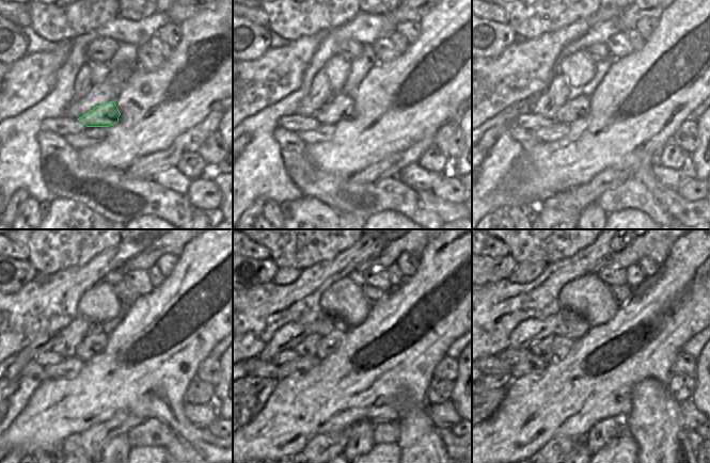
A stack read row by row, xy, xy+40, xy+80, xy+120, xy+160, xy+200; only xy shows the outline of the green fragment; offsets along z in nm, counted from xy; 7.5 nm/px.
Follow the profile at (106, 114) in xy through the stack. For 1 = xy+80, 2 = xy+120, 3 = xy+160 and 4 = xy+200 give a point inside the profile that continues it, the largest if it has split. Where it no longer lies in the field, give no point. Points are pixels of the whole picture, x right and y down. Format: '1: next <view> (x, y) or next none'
1: next xy+80 (577, 107)
2: next xy+120 (95, 341)
3: next xy+160 (327, 345)
4: next xy+200 (562, 346)

